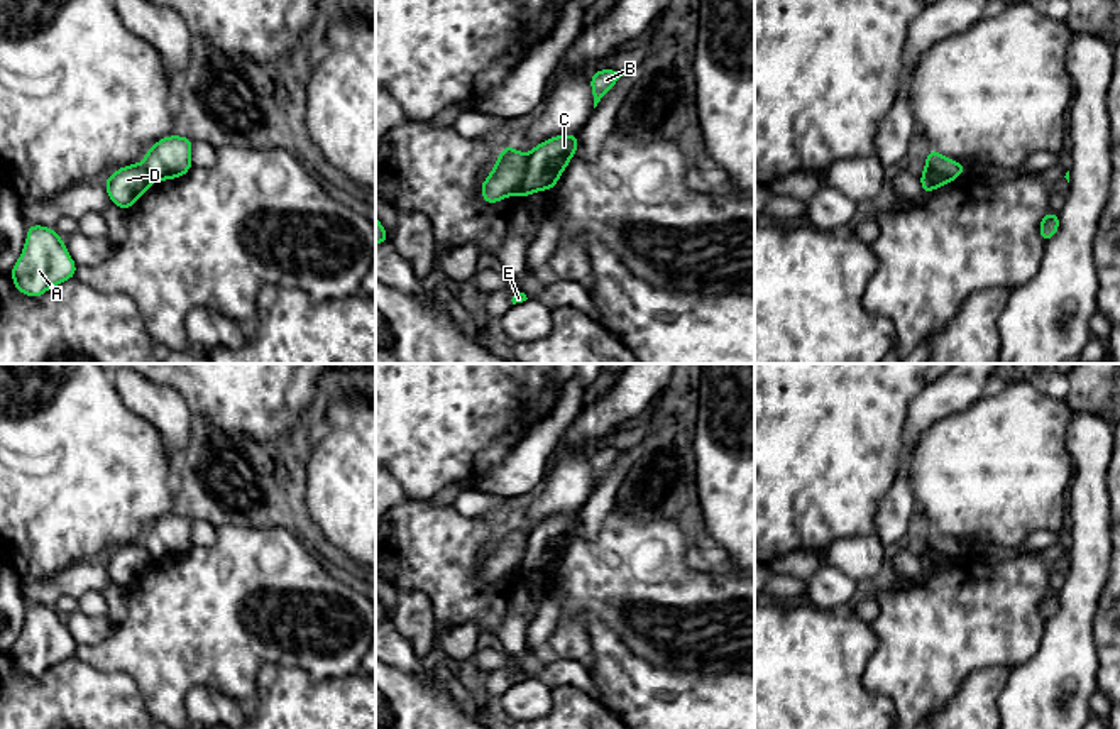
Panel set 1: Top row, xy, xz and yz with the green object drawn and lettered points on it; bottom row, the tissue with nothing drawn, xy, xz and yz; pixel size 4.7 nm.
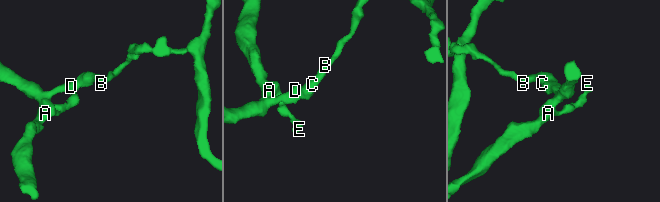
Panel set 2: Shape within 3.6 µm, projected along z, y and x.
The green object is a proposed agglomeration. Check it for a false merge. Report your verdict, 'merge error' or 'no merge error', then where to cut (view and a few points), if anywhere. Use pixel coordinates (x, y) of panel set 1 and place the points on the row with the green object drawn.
merge error; cut in xz along (527, 154), (523, 195)

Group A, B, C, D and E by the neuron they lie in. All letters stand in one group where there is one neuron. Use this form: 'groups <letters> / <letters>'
groups A D E / B C

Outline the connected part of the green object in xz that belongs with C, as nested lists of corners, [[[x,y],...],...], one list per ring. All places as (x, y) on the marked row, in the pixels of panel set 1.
[[[579,134],[555,135],[535,145],[528,154],[523,179],[524,196],[553,189],[570,159],[575,156]]]

